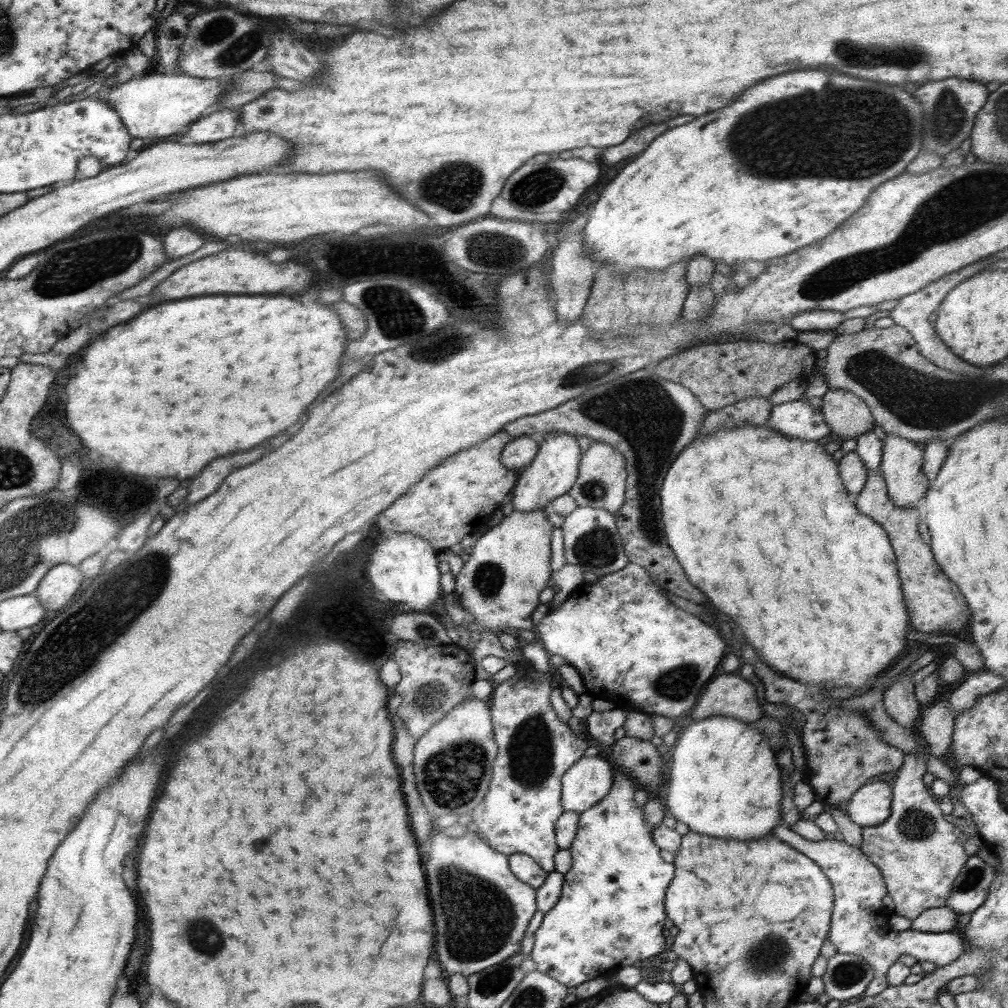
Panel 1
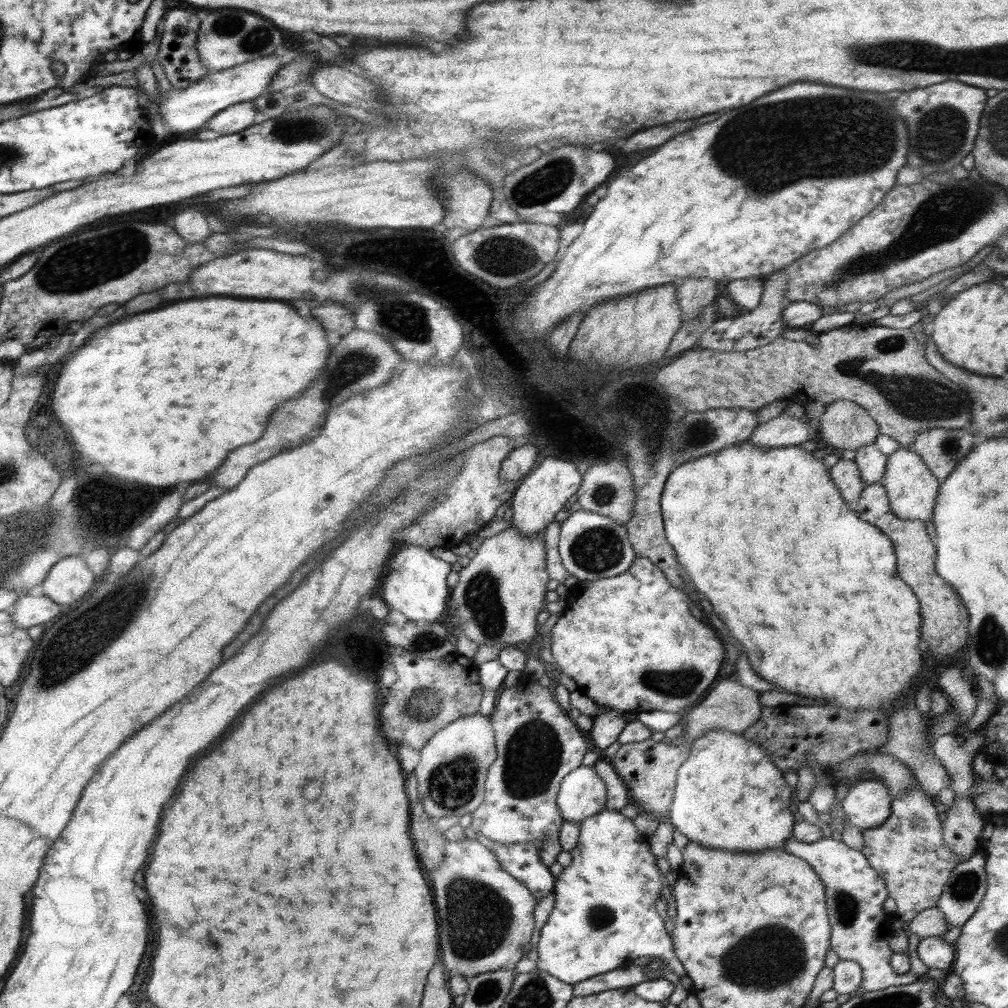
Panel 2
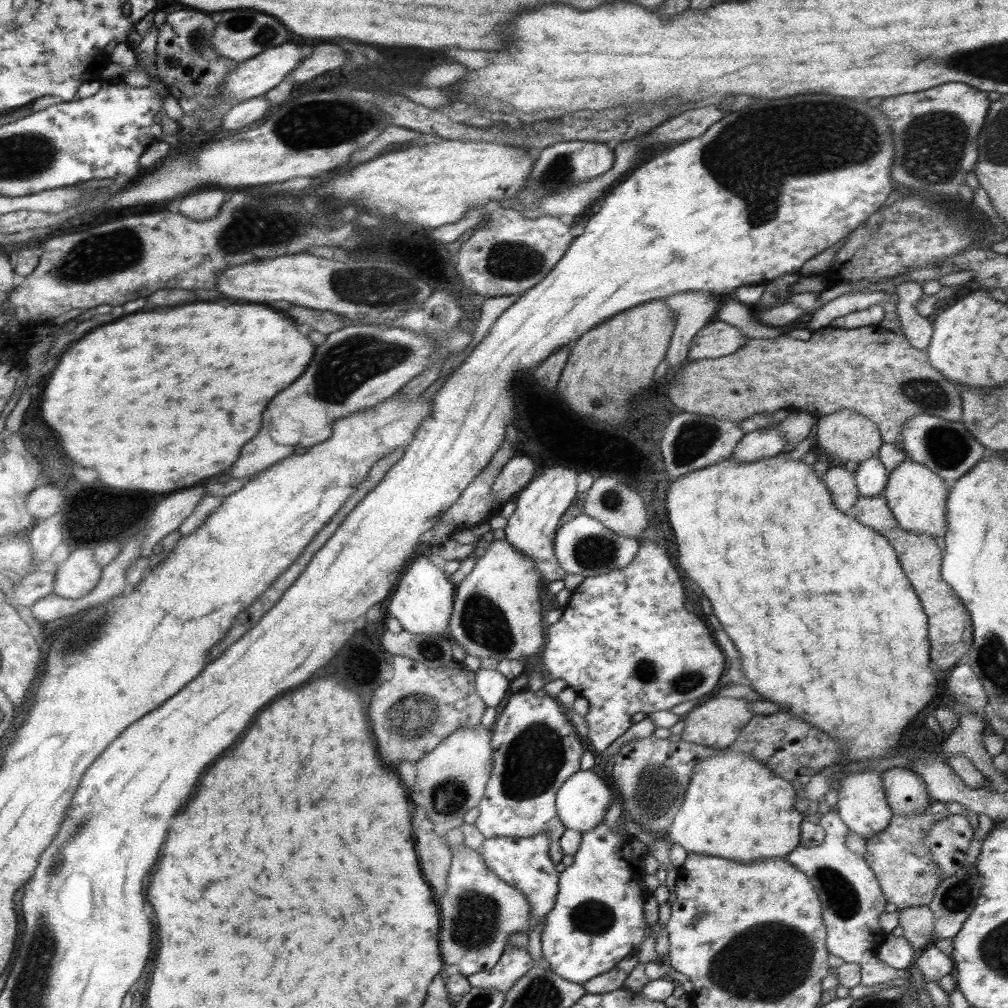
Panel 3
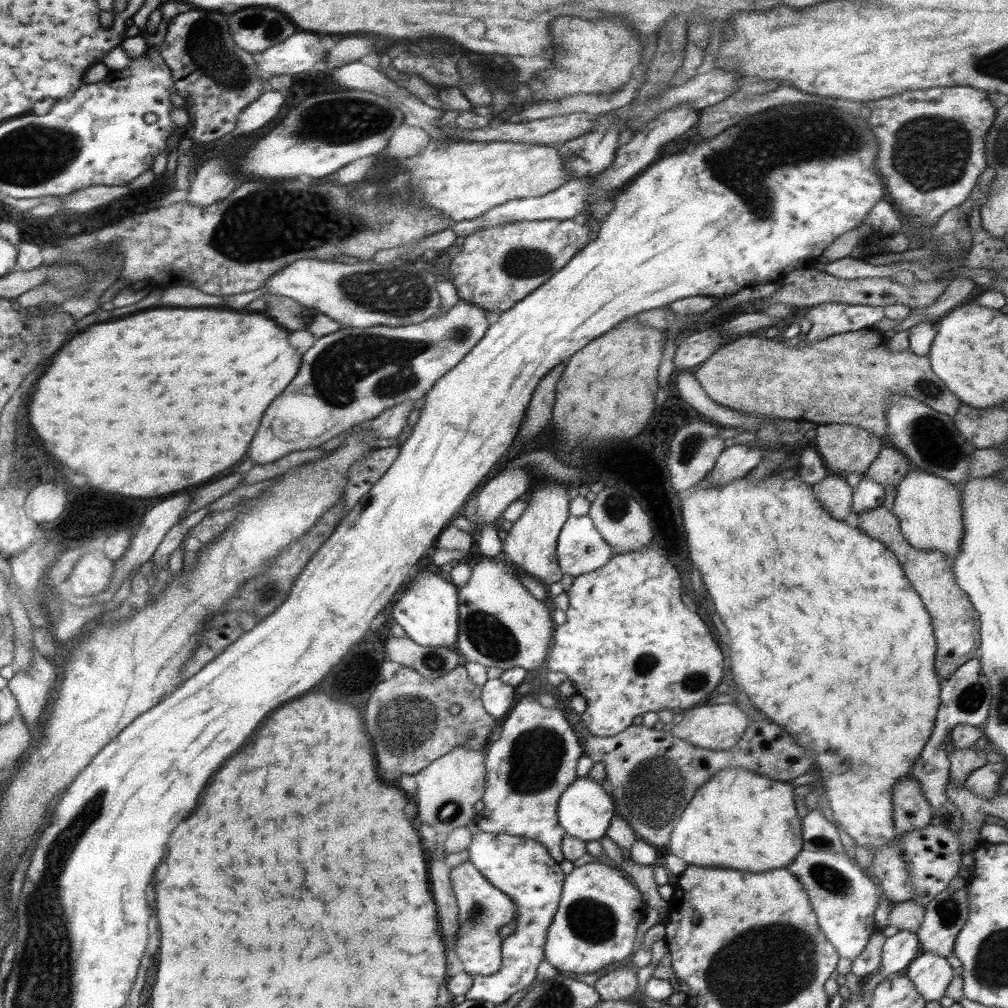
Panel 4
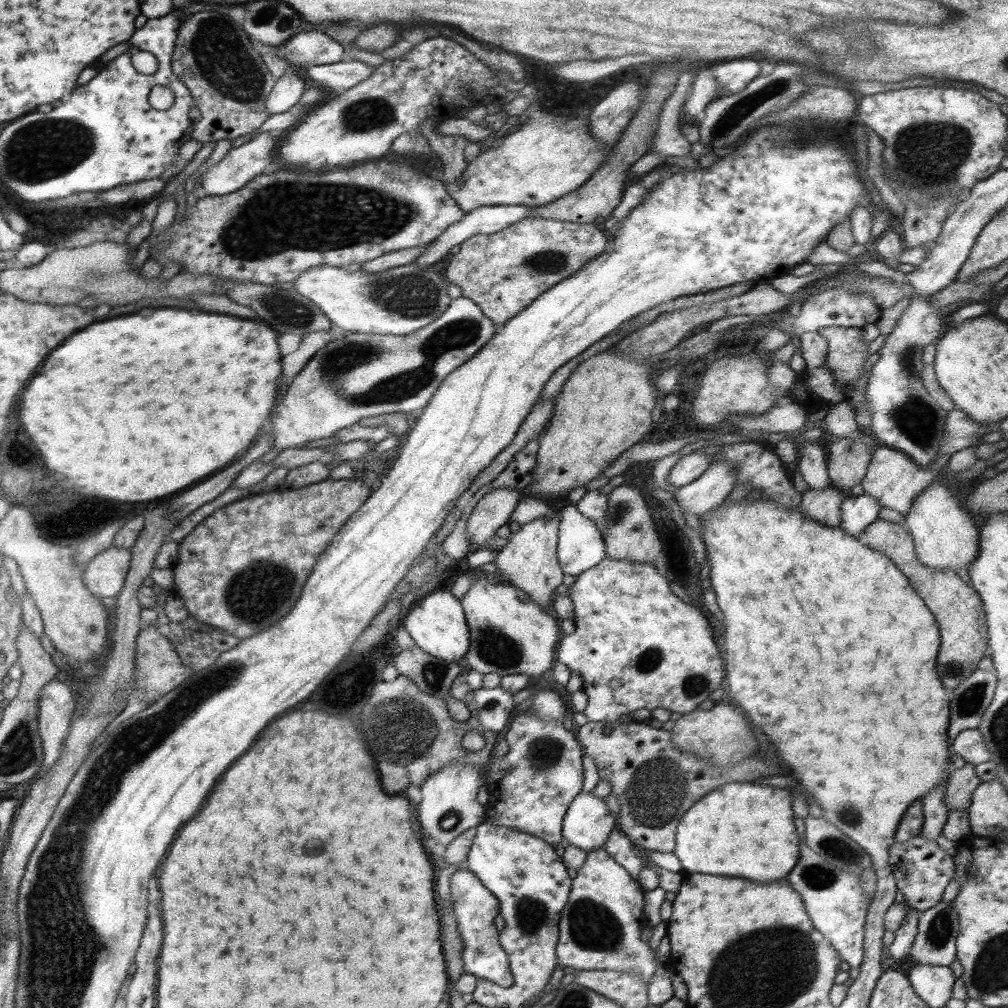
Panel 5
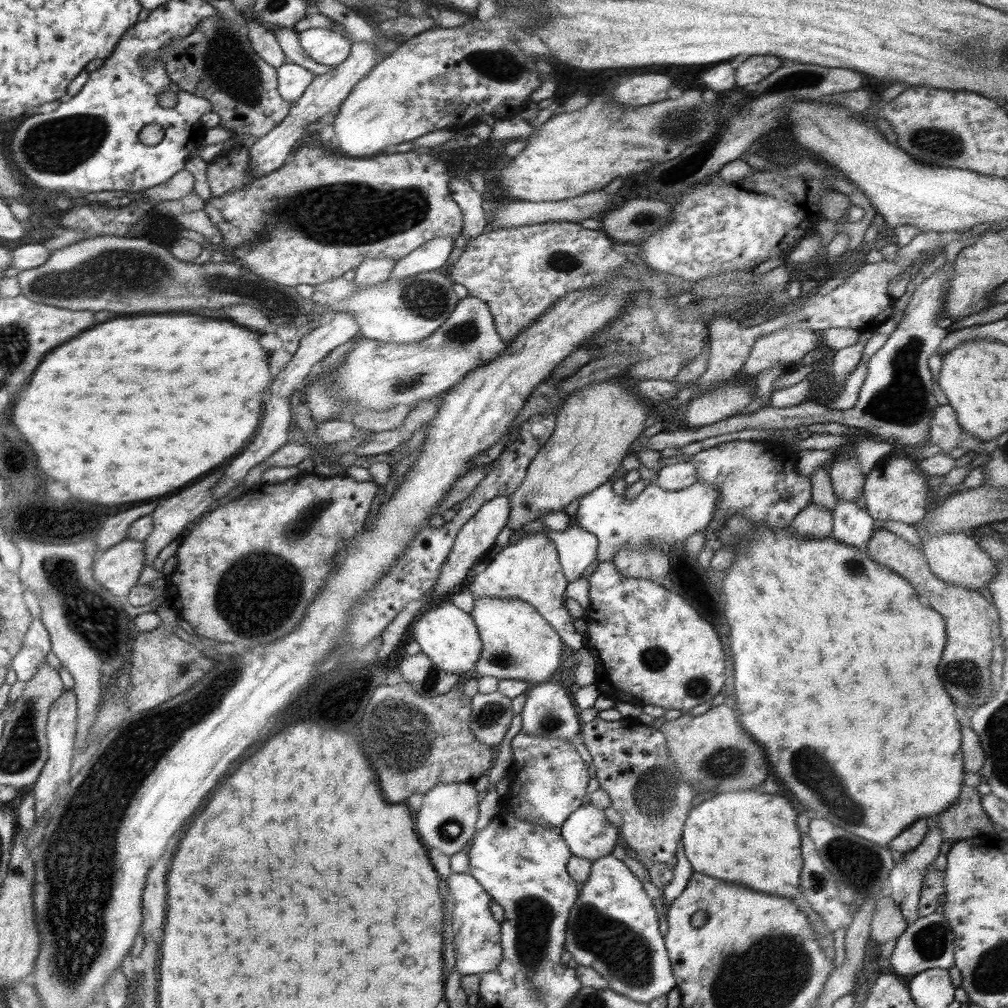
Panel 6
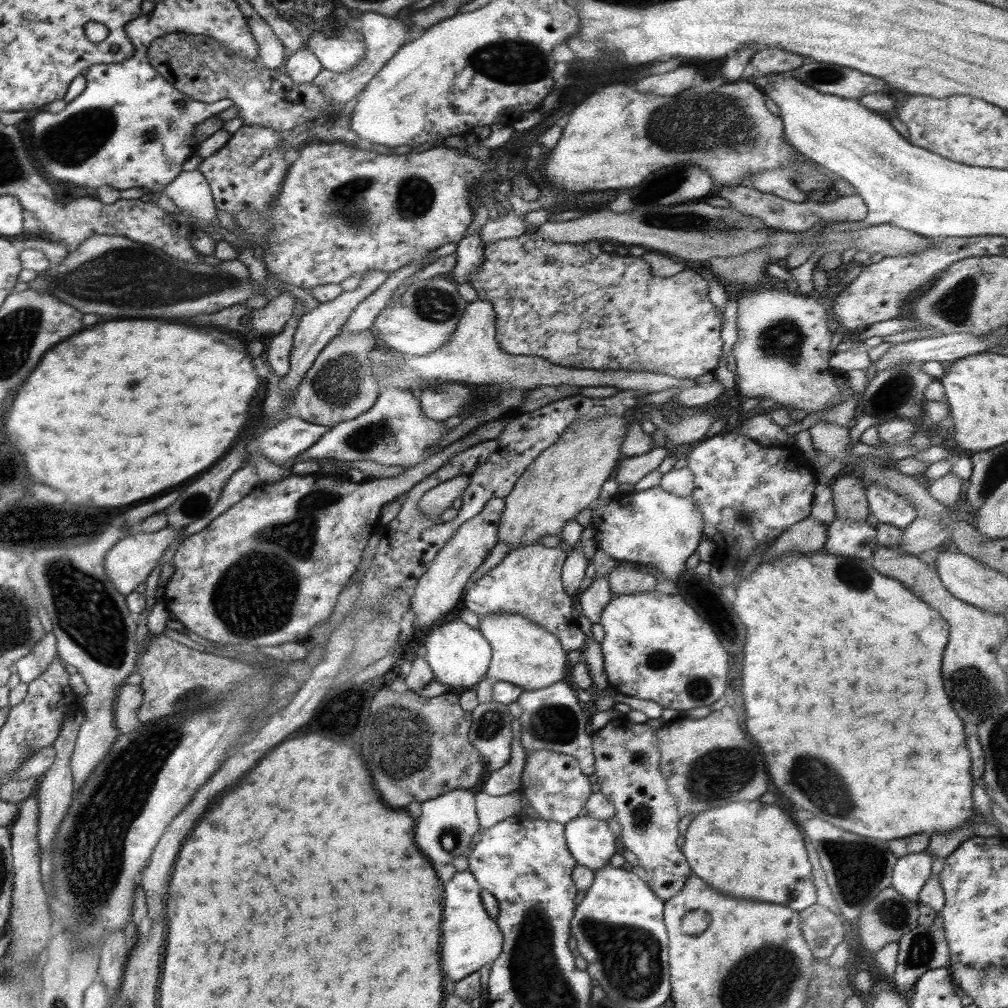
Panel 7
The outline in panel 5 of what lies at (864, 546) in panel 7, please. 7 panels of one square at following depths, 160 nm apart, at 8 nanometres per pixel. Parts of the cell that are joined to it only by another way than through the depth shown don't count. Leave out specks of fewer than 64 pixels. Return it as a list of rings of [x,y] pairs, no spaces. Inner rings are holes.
[[[848,494],[841,504],[839,527],[860,539],[864,529],[879,518],[881,508],[879,502],[869,494]]]

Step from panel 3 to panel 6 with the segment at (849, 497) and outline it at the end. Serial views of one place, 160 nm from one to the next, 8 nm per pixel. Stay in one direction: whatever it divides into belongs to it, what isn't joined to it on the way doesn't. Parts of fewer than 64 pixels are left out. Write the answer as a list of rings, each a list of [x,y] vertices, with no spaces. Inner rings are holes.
[[[811,502],[801,510],[787,526],[793,532],[805,538],[829,537],[833,529],[833,514],[830,510],[820,508]]]

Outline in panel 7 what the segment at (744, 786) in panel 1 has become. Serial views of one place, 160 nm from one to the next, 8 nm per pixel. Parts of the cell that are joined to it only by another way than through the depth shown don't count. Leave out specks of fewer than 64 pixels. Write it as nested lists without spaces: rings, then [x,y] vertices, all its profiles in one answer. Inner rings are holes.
[[[730,802],[722,808],[710,808],[697,814],[681,838],[681,852],[690,865],[691,872],[702,878],[722,894],[746,900],[786,904],[801,911],[816,903],[816,887],[811,878],[812,865],[800,830],[780,806],[766,806],[760,802]]]

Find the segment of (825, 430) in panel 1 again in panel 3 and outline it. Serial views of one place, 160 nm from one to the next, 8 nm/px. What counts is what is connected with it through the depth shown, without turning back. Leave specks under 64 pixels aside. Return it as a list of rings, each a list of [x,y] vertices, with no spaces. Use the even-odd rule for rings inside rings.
[[[775,425],[774,429],[765,432],[756,430],[744,434],[729,458],[736,462],[754,462],[776,456],[785,449],[788,449],[787,442]]]

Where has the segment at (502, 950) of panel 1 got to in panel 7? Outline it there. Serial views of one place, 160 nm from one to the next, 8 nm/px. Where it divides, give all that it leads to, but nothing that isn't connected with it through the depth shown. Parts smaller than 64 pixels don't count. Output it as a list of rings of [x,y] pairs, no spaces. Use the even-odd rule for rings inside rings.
[[[470,871],[458,872],[444,886],[444,912],[442,912],[442,970],[446,970],[446,978],[452,982],[458,982],[461,978],[472,974],[496,960],[502,952],[503,934],[498,928],[497,922],[486,913],[480,891],[483,888],[478,884]]]

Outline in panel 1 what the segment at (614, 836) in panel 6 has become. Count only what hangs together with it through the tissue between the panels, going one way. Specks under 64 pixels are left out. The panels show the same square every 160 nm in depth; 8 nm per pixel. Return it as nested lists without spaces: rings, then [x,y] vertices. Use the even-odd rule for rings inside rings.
[[[603,757],[579,758],[561,778],[563,810],[581,813],[598,804],[610,792],[614,775]]]

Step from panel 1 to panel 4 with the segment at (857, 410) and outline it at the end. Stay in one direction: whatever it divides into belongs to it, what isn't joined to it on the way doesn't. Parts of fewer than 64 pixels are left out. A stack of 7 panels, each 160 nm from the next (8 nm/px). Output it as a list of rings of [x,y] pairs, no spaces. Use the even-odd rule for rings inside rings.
[[[832,422],[817,425],[816,429],[816,448],[818,454],[826,462],[825,467],[832,470],[835,475],[841,475],[842,477],[854,472],[866,472],[872,462],[876,460],[880,449],[887,445],[886,438],[876,436],[859,426]]]

